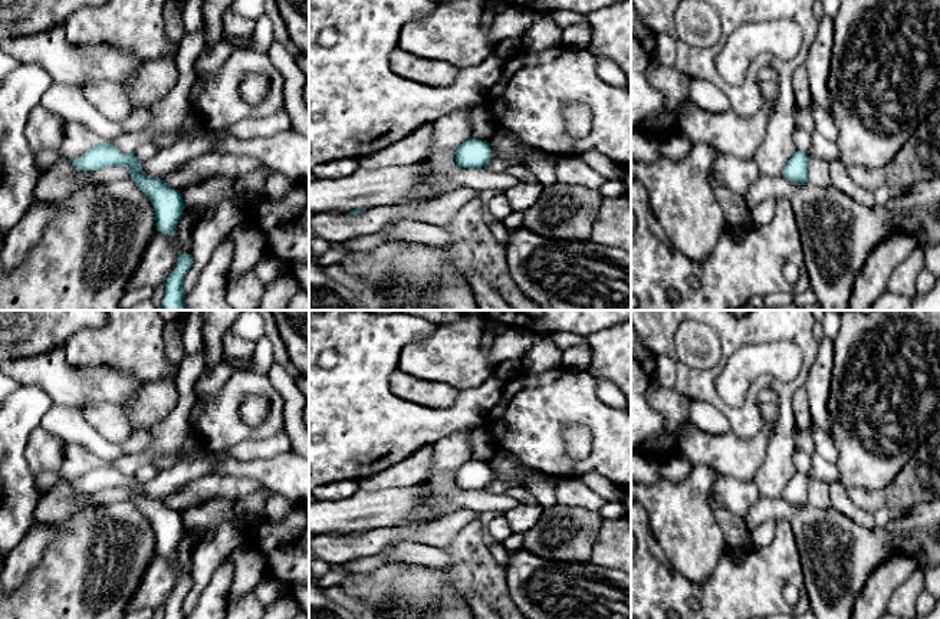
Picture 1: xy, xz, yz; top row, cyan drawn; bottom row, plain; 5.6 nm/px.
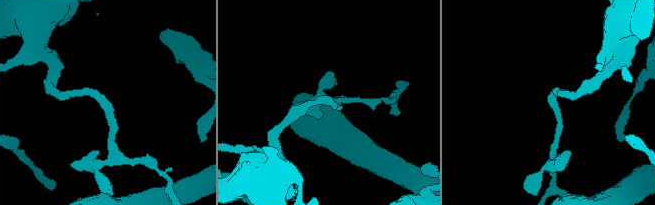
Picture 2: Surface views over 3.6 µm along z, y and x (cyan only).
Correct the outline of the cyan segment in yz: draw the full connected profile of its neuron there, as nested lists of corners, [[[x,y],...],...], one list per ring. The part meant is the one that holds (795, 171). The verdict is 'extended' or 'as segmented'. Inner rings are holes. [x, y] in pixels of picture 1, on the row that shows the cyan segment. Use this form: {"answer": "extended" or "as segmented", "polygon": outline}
{"answer": "as segmented", "polygon": [[[796,151],[788,161],[782,175],[793,184],[805,184],[808,181],[809,157],[803,151]]]}

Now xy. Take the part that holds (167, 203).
{"answer": "as segmented", "polygon": [[[101,142],[79,158],[70,159],[70,164],[82,171],[126,167],[131,172],[131,180],[149,198],[154,207],[157,228],[168,236],[177,231],[178,220],[185,208],[180,191],[168,187],[165,180],[148,177],[141,169],[141,161],[134,152],[122,154],[111,144]]]}

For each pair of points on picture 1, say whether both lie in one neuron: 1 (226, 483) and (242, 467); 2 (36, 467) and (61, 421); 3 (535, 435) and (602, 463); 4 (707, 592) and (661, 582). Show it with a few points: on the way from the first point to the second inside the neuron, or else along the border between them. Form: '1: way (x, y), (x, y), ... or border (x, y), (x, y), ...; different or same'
1: border (217, 473), (256, 478), (265, 486); different
2: border (40, 425), (66, 441); different
3: way (552, 453), (565, 466), (585, 466); same
4: way (696, 589), (673, 589); same

